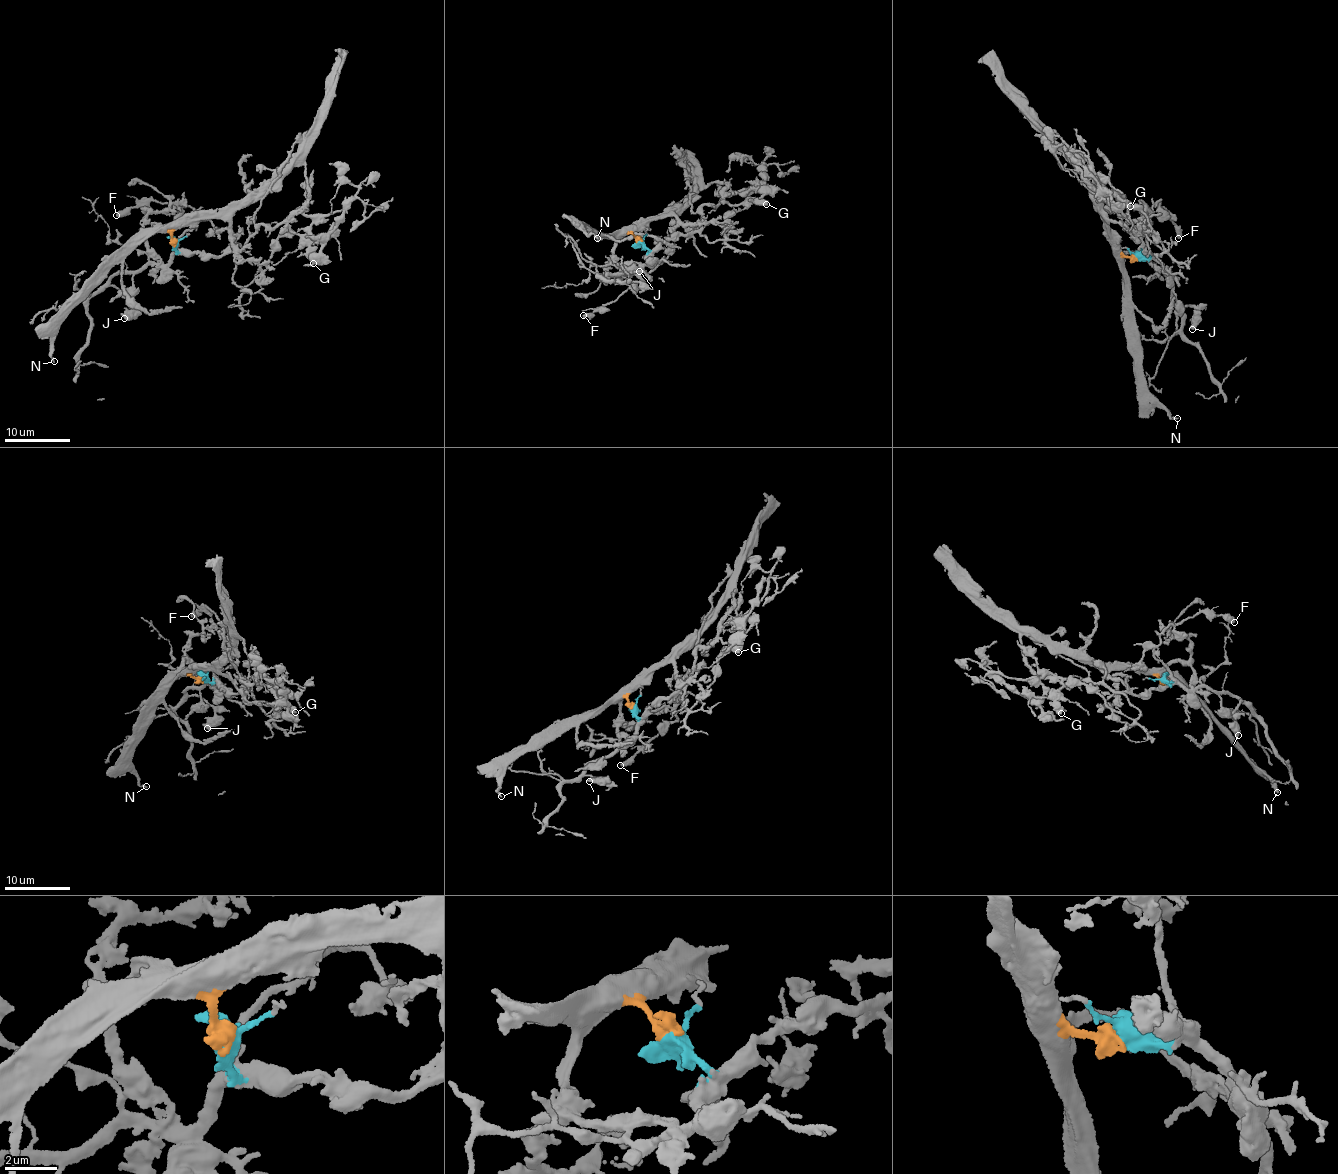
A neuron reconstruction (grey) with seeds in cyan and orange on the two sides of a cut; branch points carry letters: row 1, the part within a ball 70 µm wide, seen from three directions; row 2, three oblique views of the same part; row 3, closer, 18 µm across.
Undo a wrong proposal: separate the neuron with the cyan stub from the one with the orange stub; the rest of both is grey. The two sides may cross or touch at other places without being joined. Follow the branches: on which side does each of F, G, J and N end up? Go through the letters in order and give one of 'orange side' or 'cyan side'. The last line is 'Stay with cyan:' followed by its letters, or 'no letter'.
F: cyan side
G: cyan side
J: cyan side
N: orange side
Stay with cyan: F, G, J

